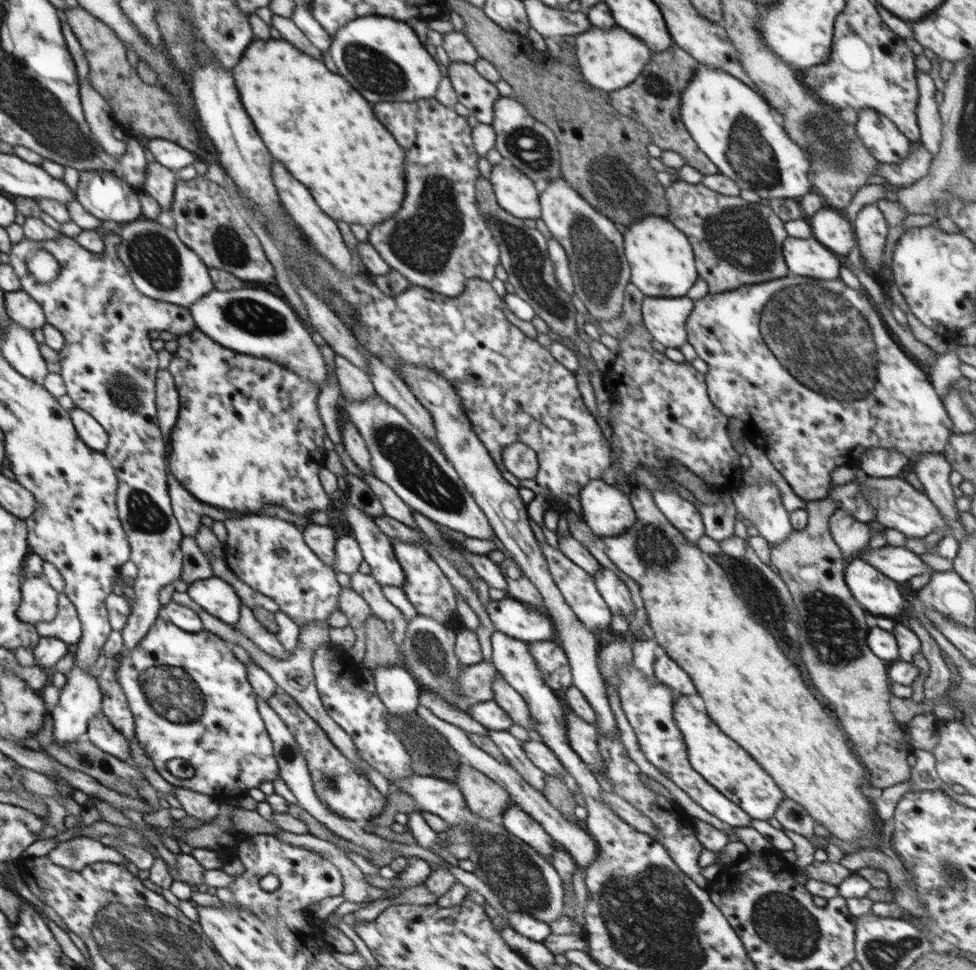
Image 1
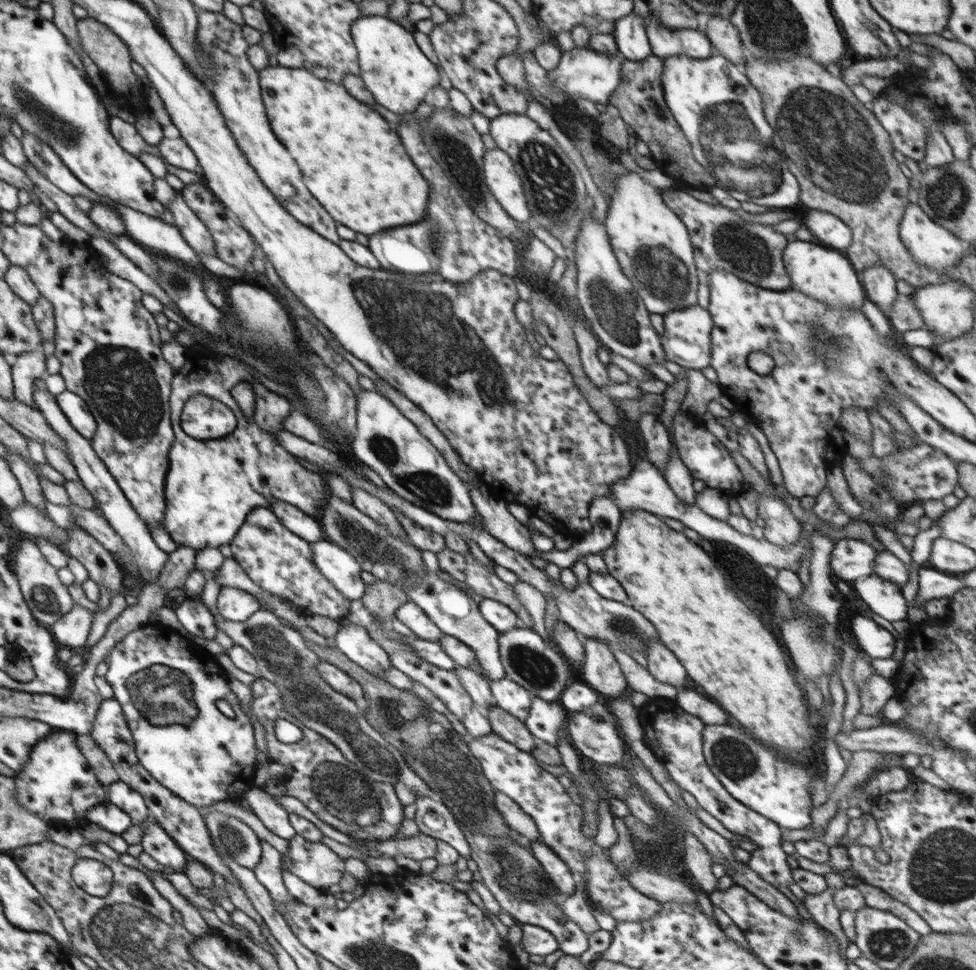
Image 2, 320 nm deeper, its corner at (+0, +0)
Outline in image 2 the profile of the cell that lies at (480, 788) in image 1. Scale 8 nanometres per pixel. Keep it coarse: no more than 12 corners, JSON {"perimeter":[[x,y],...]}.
{"perimeter":[[496,791],[494,805],[526,842],[539,840],[536,823],[514,800]]}

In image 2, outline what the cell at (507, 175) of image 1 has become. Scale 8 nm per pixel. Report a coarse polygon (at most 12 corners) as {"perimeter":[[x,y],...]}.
{"perimeter":[[501,148],[483,156],[486,185],[514,220],[526,222],[522,180]]}

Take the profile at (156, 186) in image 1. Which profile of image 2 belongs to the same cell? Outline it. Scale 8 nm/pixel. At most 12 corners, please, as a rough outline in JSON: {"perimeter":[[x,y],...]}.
{"perimeter":[[178,196],[169,205],[174,225],[197,252],[217,256],[214,239]]}

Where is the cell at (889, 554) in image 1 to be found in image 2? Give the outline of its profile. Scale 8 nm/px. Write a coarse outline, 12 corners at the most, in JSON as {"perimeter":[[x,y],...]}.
{"perimeter":[[839,540],[830,556],[833,578],[855,582],[873,574],[870,544]]}

